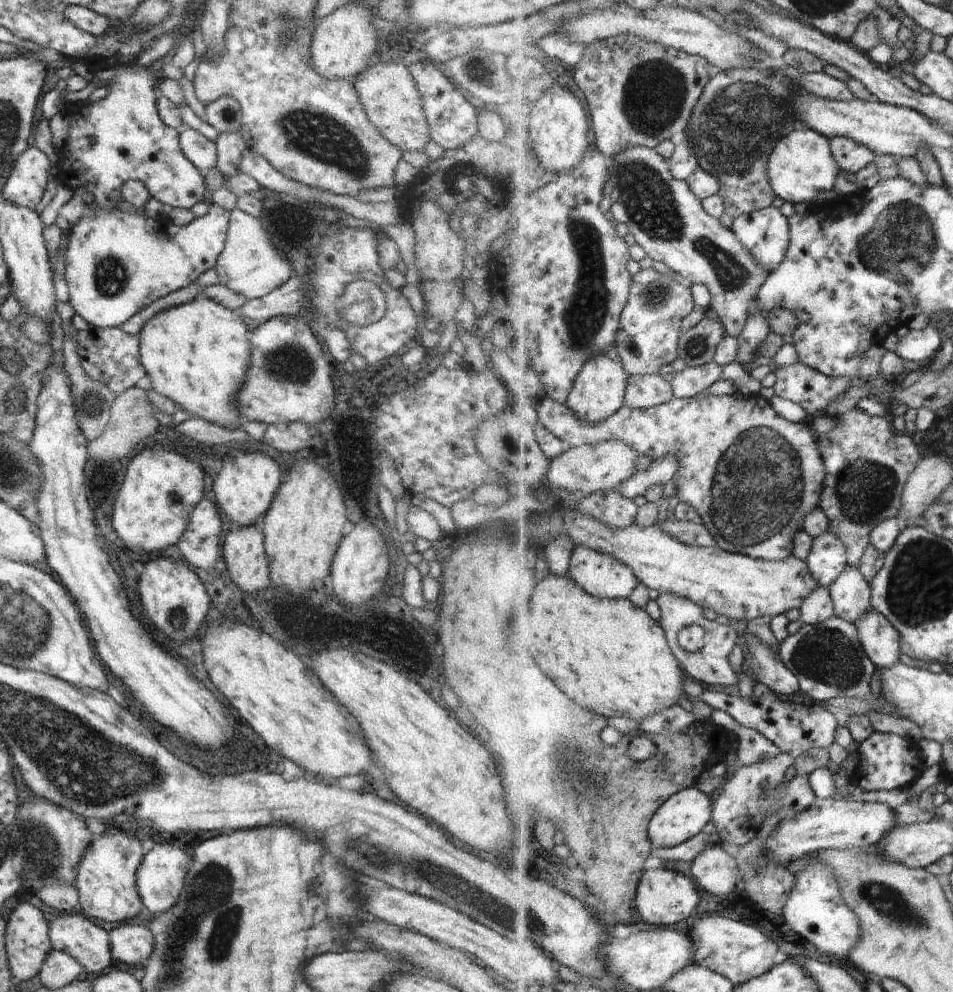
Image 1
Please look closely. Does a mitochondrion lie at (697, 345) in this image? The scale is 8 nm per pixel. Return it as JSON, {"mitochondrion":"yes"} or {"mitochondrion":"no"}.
{"mitochondrion":"yes"}

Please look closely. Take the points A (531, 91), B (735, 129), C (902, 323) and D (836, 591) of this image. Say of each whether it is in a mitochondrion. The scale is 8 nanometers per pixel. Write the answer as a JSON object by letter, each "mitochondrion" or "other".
{"A":"other","B":"mitochondrion","C":"other","D":"other"}

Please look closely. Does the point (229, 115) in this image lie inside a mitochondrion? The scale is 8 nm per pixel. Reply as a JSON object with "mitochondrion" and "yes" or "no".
{"mitochondrion":"no"}

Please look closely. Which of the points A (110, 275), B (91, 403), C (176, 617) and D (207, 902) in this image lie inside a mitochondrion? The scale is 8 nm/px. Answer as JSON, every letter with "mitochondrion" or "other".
{"A":"mitochondrion","B":"mitochondrion","C":"mitochondrion","D":"mitochondrion"}

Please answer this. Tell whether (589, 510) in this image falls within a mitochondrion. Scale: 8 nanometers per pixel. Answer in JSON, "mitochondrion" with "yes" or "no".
{"mitochondrion":"no"}

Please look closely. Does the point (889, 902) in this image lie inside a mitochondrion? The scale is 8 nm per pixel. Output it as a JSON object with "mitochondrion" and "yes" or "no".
{"mitochondrion":"yes"}

